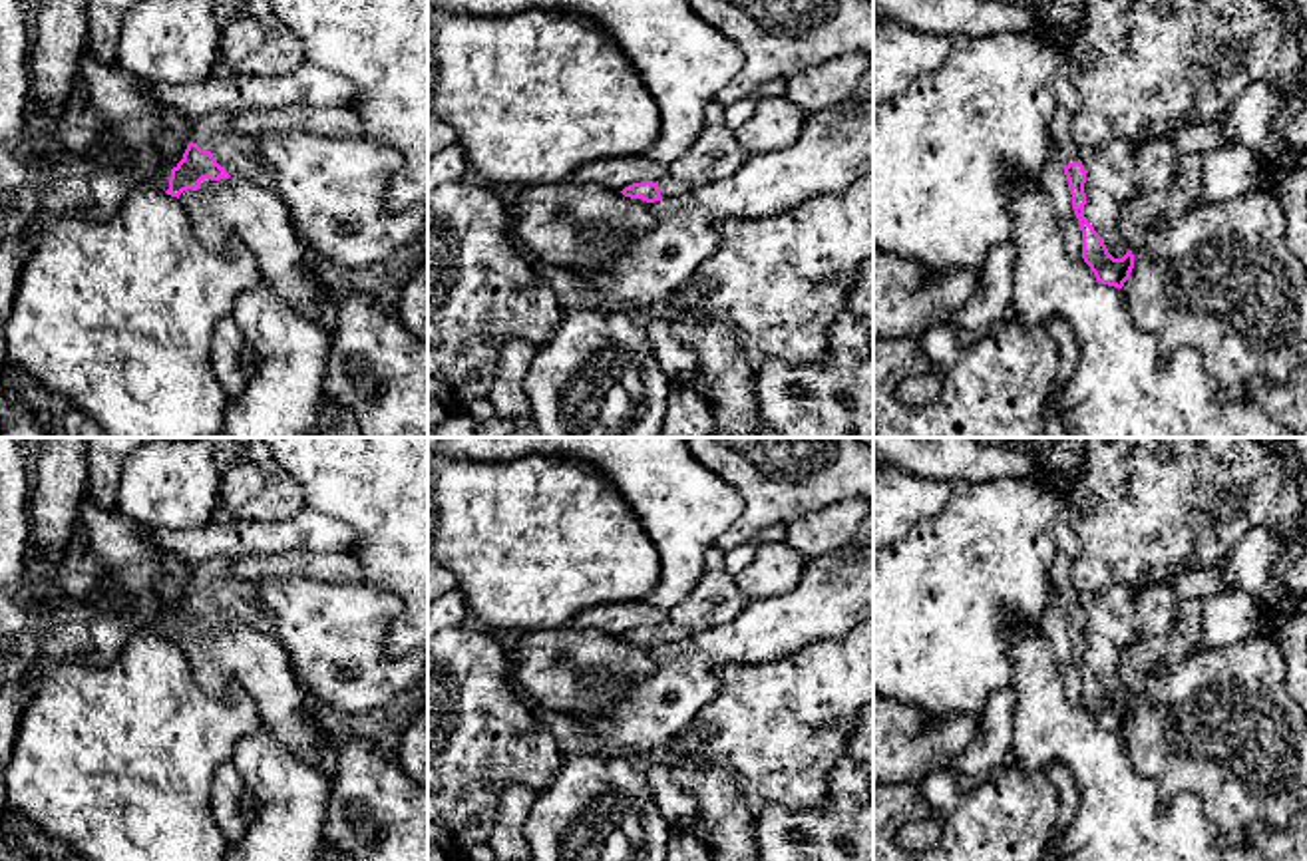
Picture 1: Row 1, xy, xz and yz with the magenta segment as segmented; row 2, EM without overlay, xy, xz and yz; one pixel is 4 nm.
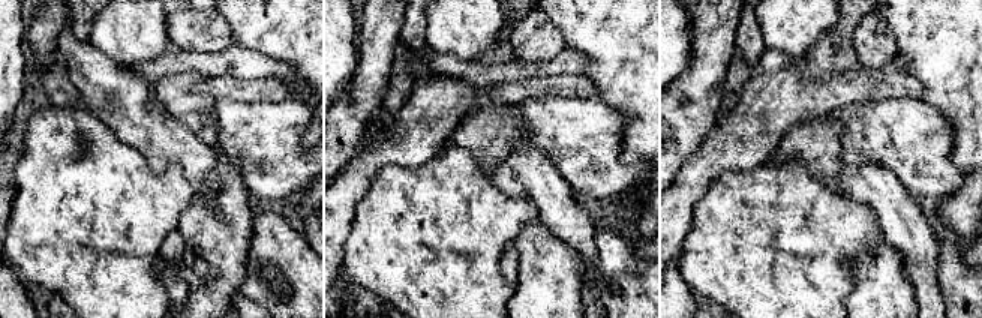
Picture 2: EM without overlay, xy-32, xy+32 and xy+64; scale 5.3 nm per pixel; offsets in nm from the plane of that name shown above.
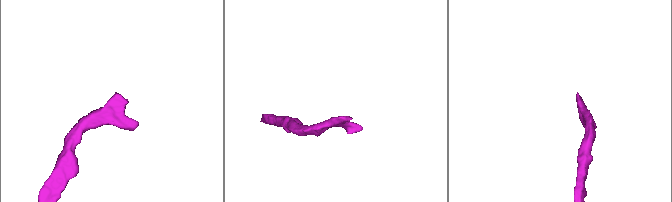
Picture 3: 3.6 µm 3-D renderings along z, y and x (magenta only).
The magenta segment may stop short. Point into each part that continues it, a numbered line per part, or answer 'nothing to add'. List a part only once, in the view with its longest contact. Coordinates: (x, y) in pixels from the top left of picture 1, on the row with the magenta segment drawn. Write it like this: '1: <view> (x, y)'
1: xy (235, 152)

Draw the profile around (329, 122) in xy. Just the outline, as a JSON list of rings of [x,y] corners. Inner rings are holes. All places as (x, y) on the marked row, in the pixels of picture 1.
[[[286,105],[279,109],[251,109],[247,115],[241,115],[231,123],[231,129],[241,133],[282,133],[290,127],[322,137],[362,137],[360,119],[344,105]]]

